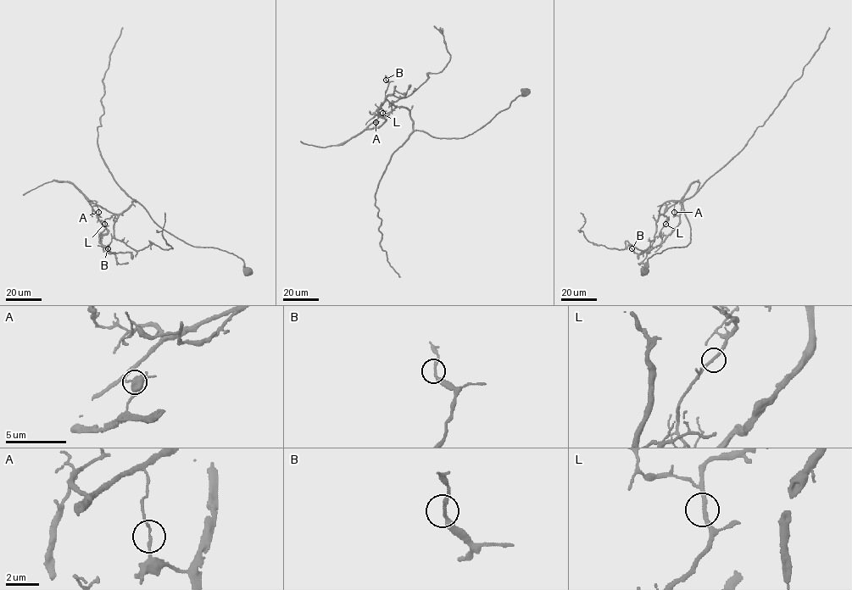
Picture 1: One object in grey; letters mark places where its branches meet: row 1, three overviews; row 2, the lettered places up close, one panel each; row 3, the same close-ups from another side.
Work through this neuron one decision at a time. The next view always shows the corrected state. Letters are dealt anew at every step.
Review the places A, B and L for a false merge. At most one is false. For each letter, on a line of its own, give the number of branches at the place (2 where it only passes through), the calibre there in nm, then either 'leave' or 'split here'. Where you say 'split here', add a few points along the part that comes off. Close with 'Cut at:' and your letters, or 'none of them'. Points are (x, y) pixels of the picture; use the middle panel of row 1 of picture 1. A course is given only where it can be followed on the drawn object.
A: branches 2; calibre 140 nm; split here; course (375, 122), (375, 126), (378, 127), (385, 120), (378, 115), (385, 99), (389, 95), (403, 97), (410, 86)
B: branches 2; calibre 180 nm; leave
L: branches 2; calibre 240 nm; leave
Cut at: A

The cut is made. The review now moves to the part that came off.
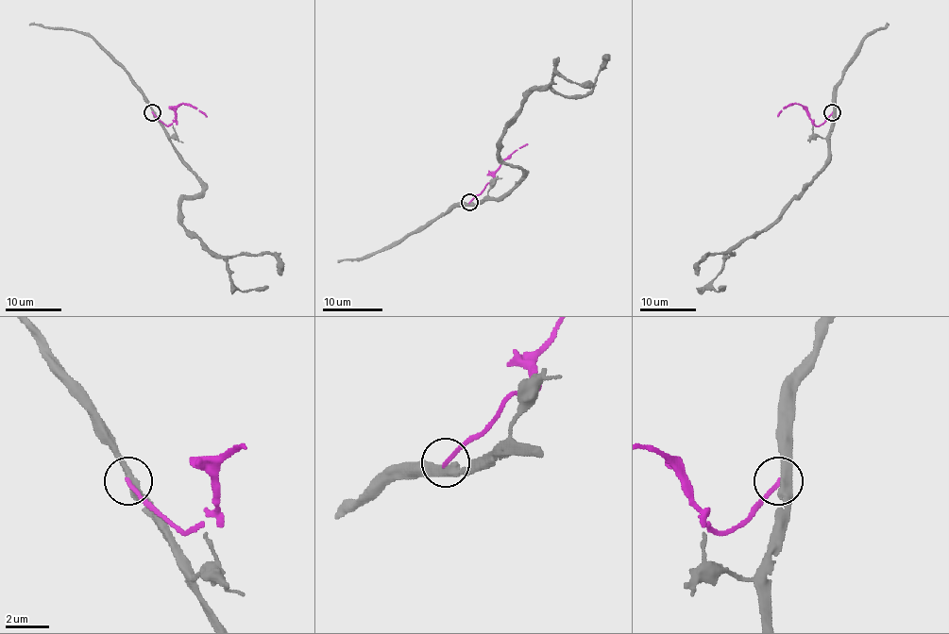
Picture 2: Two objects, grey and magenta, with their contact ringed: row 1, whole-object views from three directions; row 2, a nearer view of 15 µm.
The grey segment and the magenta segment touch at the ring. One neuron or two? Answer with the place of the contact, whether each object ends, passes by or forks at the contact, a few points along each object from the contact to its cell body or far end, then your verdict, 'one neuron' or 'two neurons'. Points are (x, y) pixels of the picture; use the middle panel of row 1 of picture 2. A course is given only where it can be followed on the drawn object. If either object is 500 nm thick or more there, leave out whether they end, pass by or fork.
place (469, 202); grey passes by; magenta ends; course grey (470, 203), (499, 200), (522, 175), (499, 159), (499, 140), (521, 104), (536, 89), (584, 96), (608, 58); course magenta (470, 202), (494, 180), (494, 173), (504, 159), (527, 144); two neurons

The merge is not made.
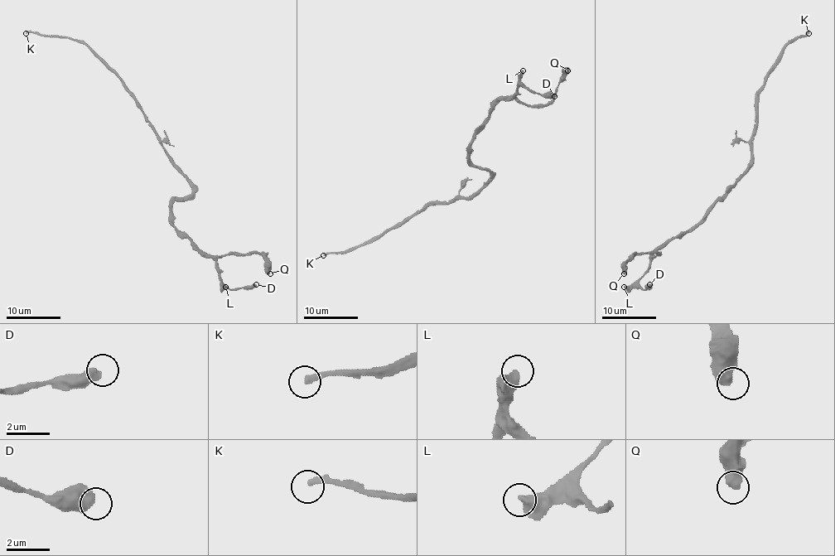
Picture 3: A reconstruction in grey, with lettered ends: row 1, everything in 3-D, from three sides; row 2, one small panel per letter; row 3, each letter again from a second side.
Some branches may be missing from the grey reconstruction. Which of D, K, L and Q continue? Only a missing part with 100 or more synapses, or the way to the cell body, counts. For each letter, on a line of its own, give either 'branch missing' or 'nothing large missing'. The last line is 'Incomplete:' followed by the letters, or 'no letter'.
D: nothing large missing
K: branch missing
L: nothing large missing
Q: nothing large missing
Incomplete: K

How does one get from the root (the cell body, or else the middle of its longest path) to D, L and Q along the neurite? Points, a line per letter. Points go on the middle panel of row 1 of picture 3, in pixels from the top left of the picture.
D: (480, 187), (490, 173), (470, 162), (470, 142), (489, 113), (502, 99), (510, 99), (520, 85), (554, 96)
L: (480, 187), (490, 173), (470, 162), (470, 142), (489, 113), (502, 99), (514, 94), (523, 70)
Q: (480, 187), (490, 173), (470, 162), (470, 142), (489, 113), (502, 99), (546, 105), (567, 70)

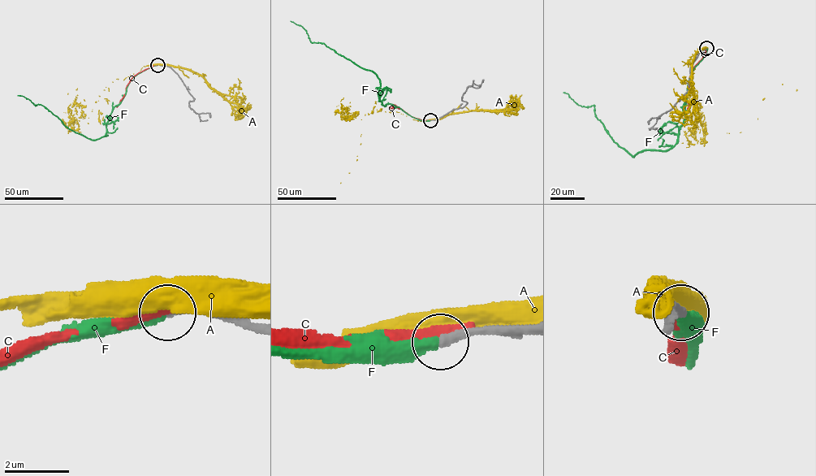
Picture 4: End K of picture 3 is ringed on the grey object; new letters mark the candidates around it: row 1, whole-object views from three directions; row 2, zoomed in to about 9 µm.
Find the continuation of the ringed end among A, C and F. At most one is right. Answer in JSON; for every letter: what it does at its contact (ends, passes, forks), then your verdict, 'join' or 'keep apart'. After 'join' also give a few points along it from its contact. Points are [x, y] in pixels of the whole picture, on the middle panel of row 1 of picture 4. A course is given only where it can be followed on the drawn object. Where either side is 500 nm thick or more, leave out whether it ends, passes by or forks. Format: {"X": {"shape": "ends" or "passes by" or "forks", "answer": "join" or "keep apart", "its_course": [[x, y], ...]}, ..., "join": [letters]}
{"A": {"answer": "keep apart"}, "C": {"shape": "ends", "answer": "keep apart"}, "F": {"shape": "ends", "answer": "join", "its_course": [[430, 120], [384, 105], [377, 75], [324, 43], [312, 42], [306, 31], [290, 21]]}, "join": ["F"]}

